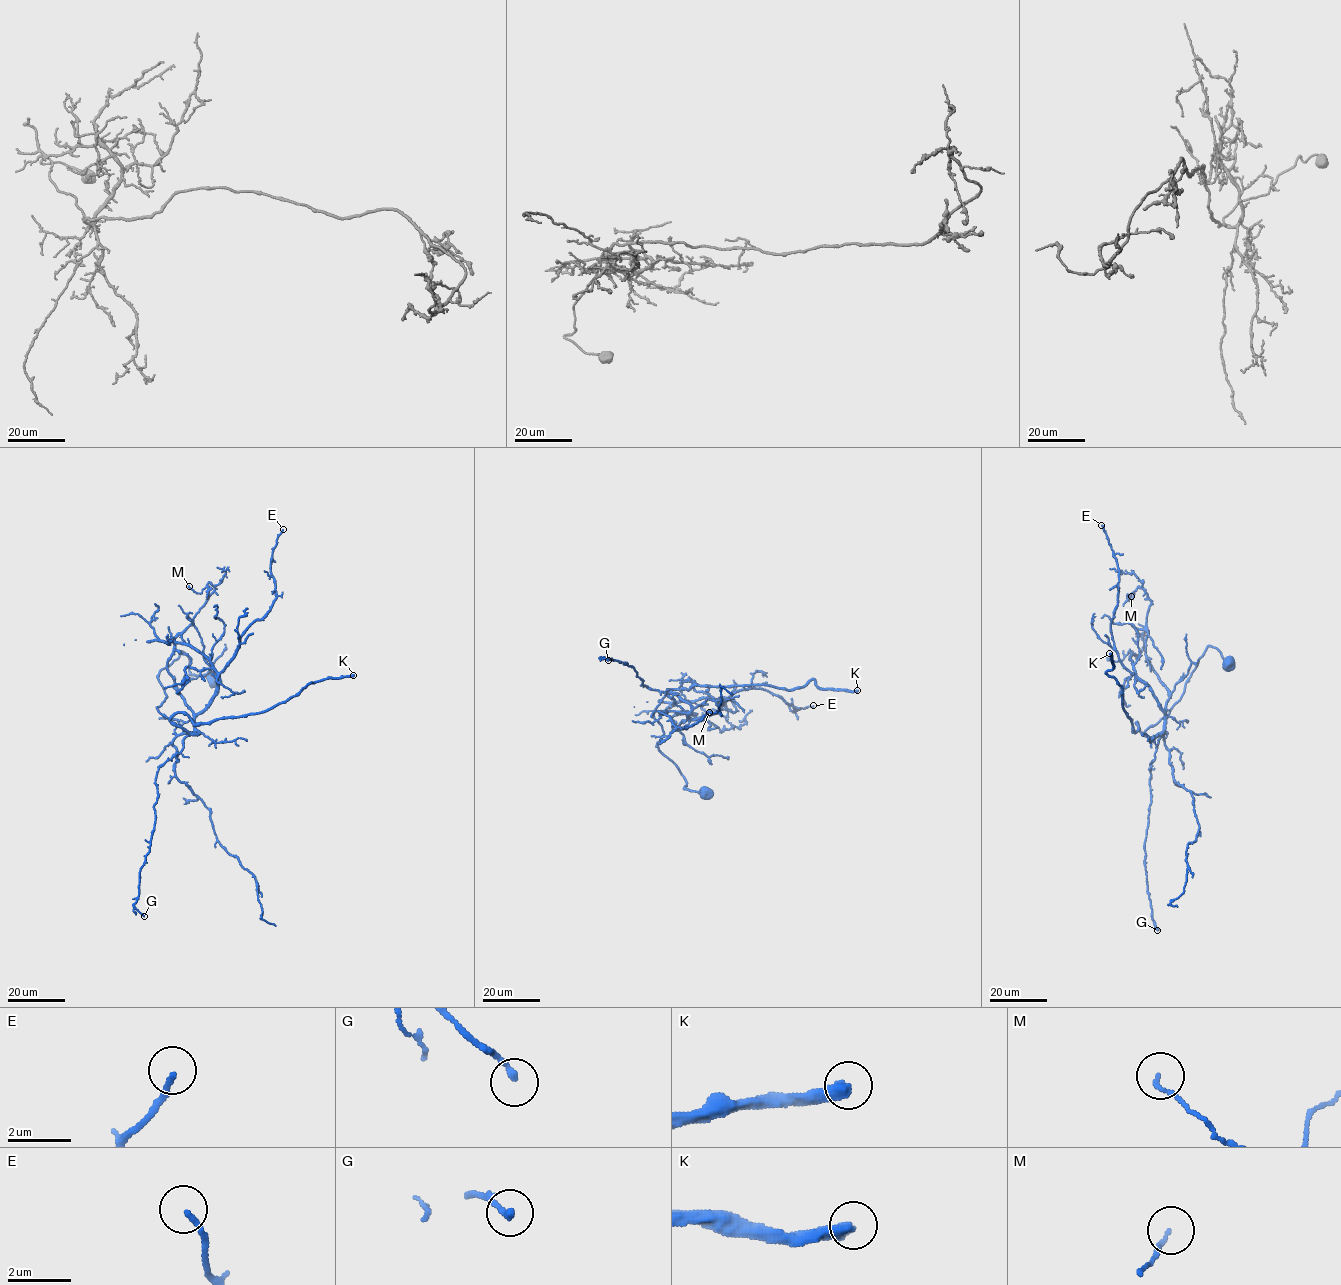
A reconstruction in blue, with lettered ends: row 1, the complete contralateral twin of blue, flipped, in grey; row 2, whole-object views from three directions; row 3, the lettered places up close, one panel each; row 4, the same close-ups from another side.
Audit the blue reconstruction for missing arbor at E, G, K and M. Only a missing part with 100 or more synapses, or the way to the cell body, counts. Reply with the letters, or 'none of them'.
K

